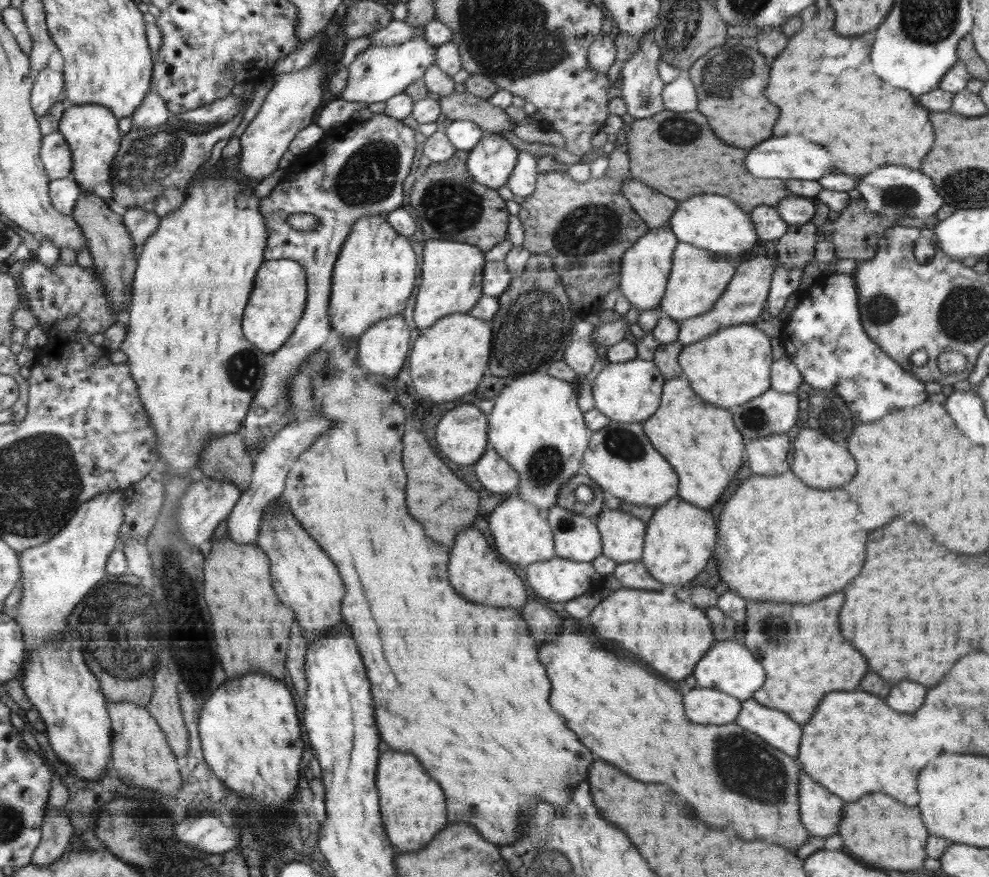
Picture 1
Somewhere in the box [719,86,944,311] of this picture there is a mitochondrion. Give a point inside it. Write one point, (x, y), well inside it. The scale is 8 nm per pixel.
(900, 198)

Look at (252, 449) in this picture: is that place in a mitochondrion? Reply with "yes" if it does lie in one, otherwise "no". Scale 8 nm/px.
no

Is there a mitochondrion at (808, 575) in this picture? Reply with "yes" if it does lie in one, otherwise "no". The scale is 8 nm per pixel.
no

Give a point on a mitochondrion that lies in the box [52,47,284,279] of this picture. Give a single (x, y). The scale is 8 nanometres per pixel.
(150, 164)

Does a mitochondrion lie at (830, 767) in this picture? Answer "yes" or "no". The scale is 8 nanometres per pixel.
no

